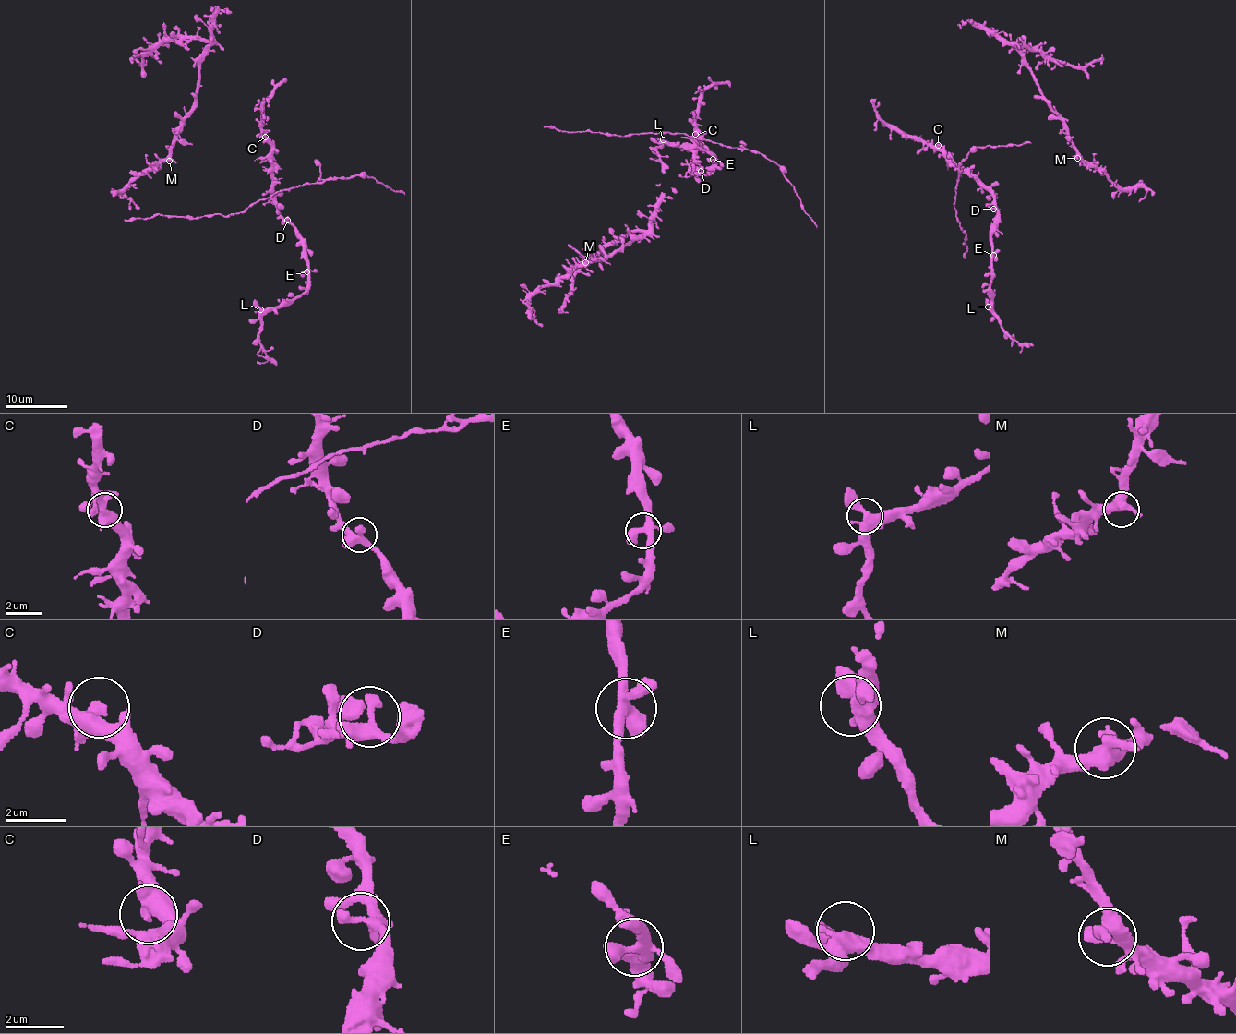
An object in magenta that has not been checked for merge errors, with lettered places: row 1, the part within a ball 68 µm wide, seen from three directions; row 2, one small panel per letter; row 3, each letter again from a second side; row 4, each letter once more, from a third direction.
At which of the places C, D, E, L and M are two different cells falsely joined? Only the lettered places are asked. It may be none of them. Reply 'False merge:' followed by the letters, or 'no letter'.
False merge: no letter

